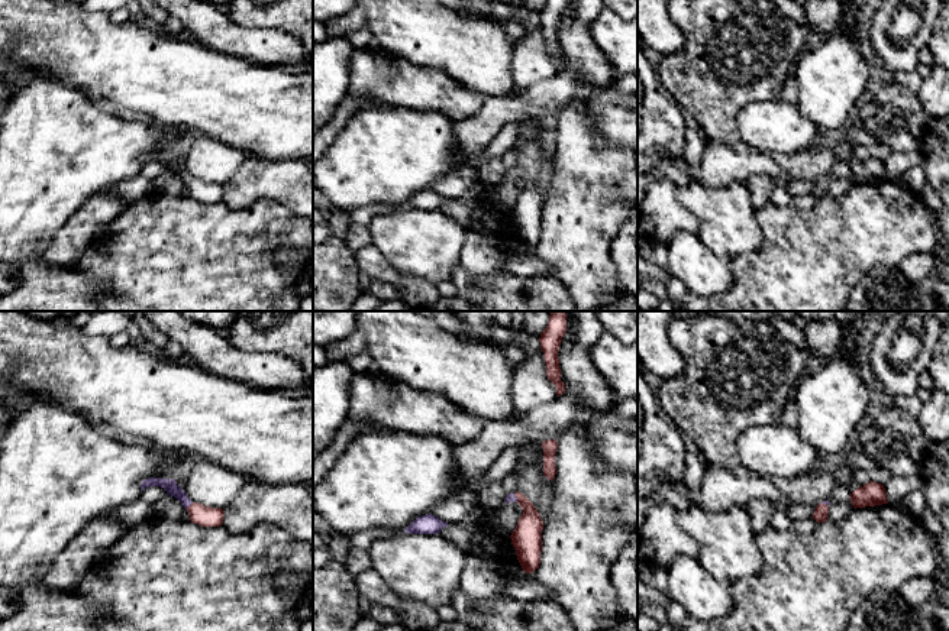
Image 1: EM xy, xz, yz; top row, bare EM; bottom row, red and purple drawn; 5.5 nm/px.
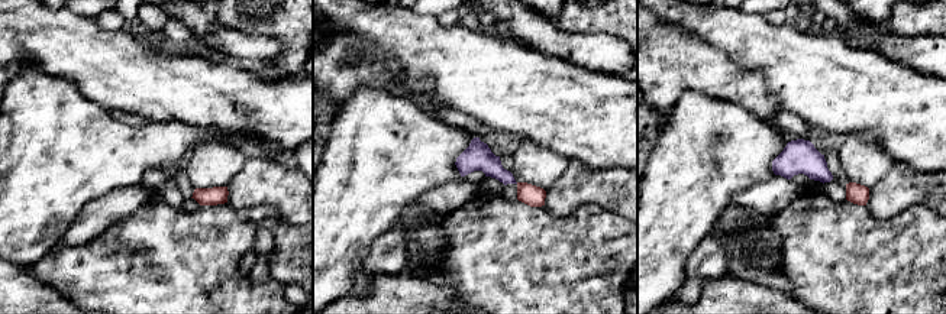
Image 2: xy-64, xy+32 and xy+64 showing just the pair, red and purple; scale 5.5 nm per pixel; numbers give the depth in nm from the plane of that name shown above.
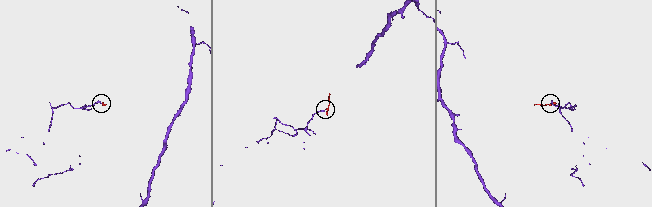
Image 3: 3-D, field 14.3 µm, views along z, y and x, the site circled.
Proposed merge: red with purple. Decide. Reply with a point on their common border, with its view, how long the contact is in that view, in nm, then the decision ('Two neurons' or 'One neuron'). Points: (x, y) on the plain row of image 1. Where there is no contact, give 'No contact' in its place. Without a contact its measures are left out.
Touches red at xy (190, 181). Shared border 60 nm. One neuron

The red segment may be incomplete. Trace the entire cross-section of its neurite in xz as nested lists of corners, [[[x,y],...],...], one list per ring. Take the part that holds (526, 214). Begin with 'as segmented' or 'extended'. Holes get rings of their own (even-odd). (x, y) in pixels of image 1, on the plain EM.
extended | [[[509,169],[507,178],[517,178],[523,185],[510,214],[523,247],[533,249],[540,240],[543,197],[523,169]]]

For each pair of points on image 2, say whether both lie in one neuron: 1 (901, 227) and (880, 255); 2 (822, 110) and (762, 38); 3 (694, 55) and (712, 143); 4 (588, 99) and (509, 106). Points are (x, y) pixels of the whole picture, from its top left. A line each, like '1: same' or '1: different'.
1: same
2: same
3: different
4: same

